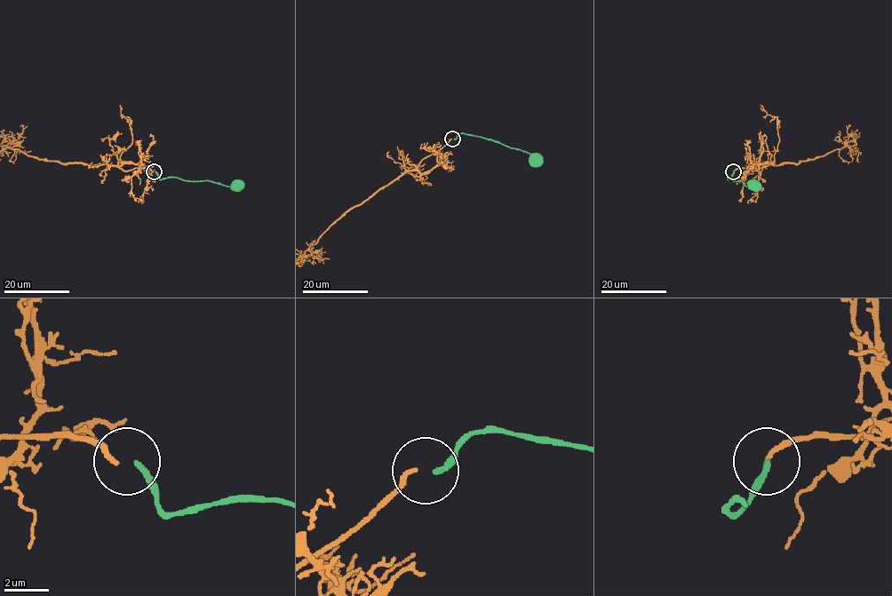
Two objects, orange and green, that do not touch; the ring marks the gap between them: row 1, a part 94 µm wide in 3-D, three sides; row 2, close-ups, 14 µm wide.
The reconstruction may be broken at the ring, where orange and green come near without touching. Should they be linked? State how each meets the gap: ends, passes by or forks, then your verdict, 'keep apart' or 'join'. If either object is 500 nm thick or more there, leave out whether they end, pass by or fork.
orange ends; green ends; keep apart

